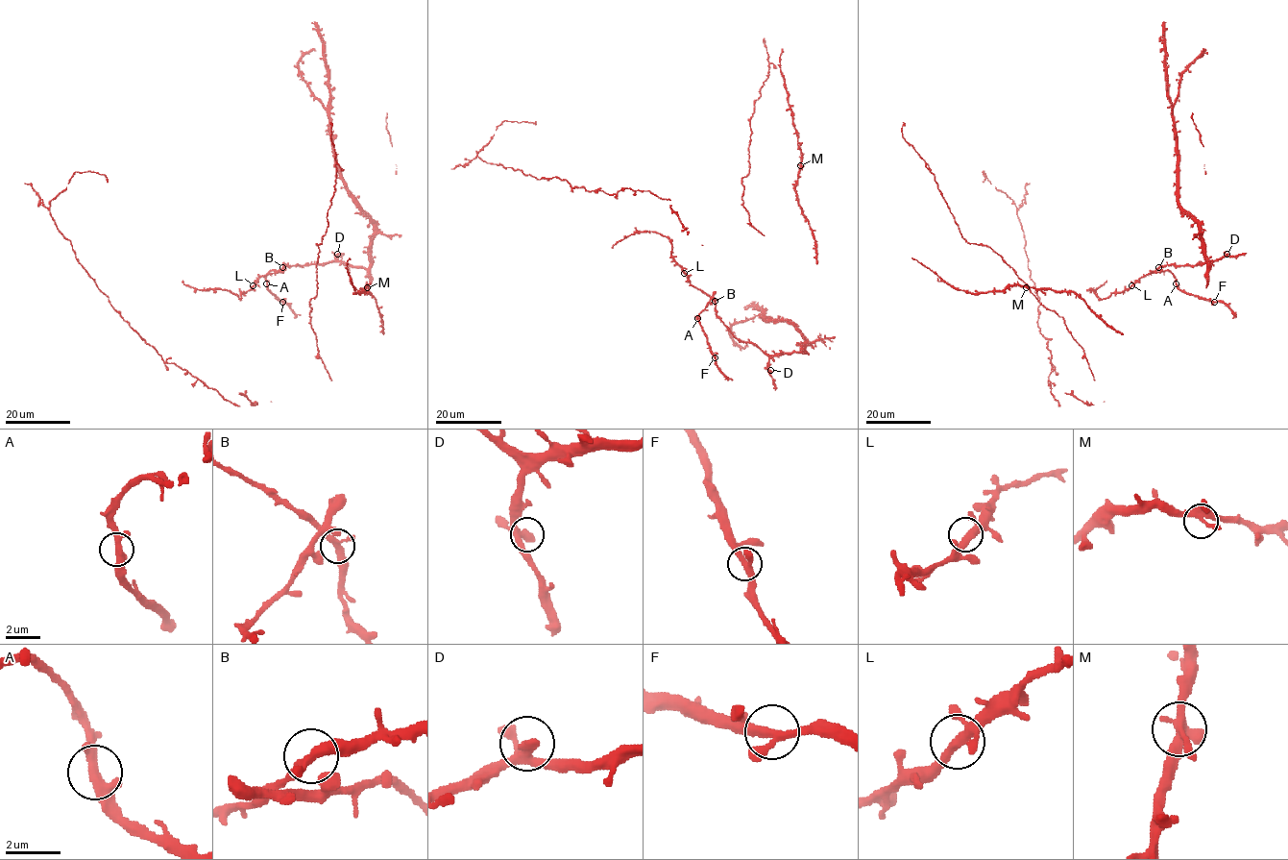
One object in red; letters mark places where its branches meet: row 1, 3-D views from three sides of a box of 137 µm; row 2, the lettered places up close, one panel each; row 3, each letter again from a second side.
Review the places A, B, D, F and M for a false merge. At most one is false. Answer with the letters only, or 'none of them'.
none of them

